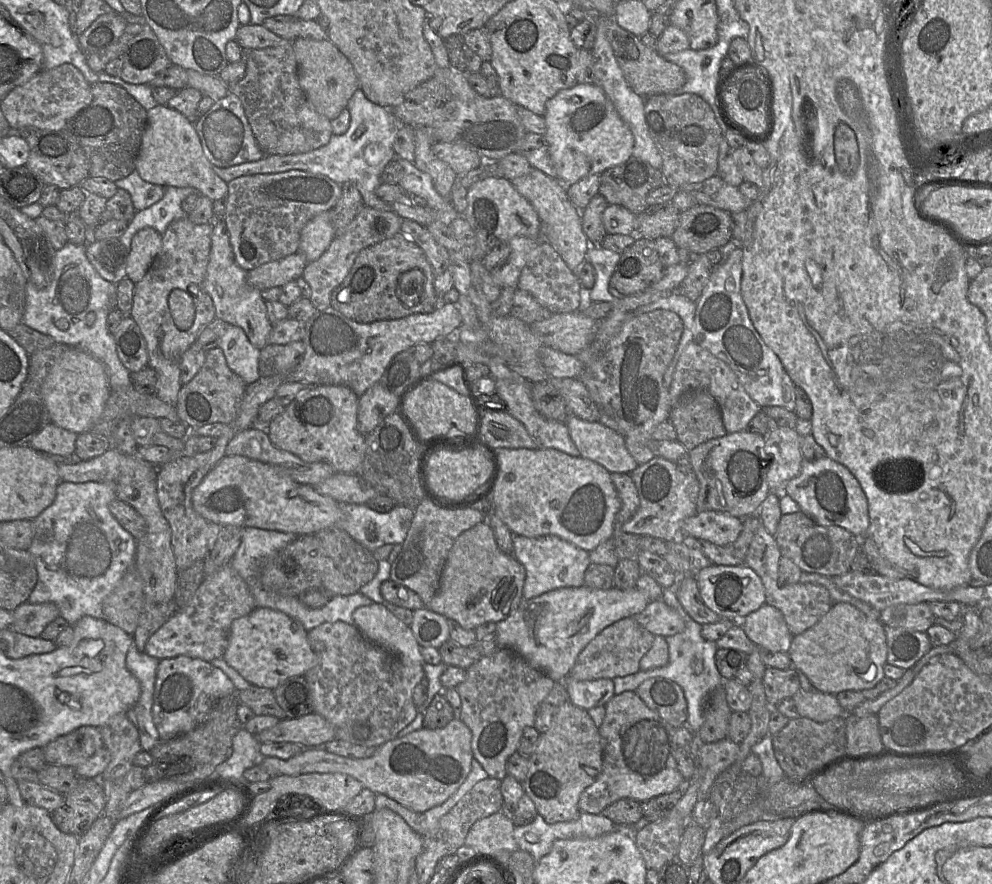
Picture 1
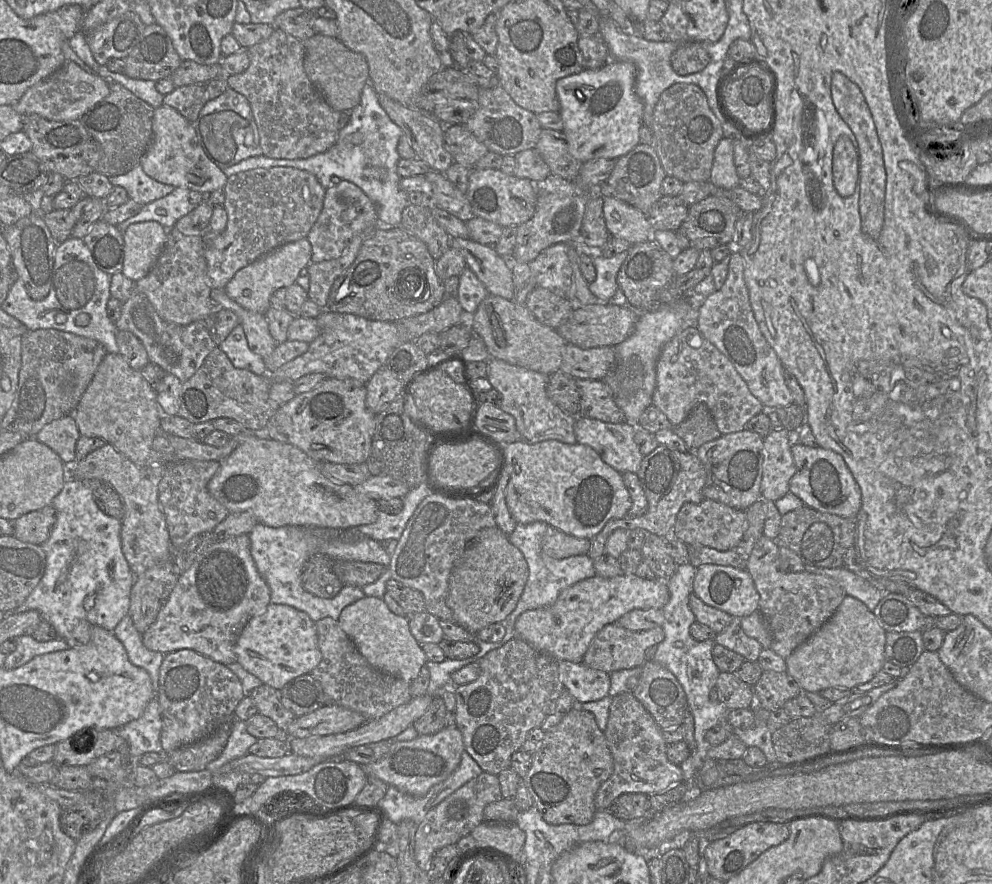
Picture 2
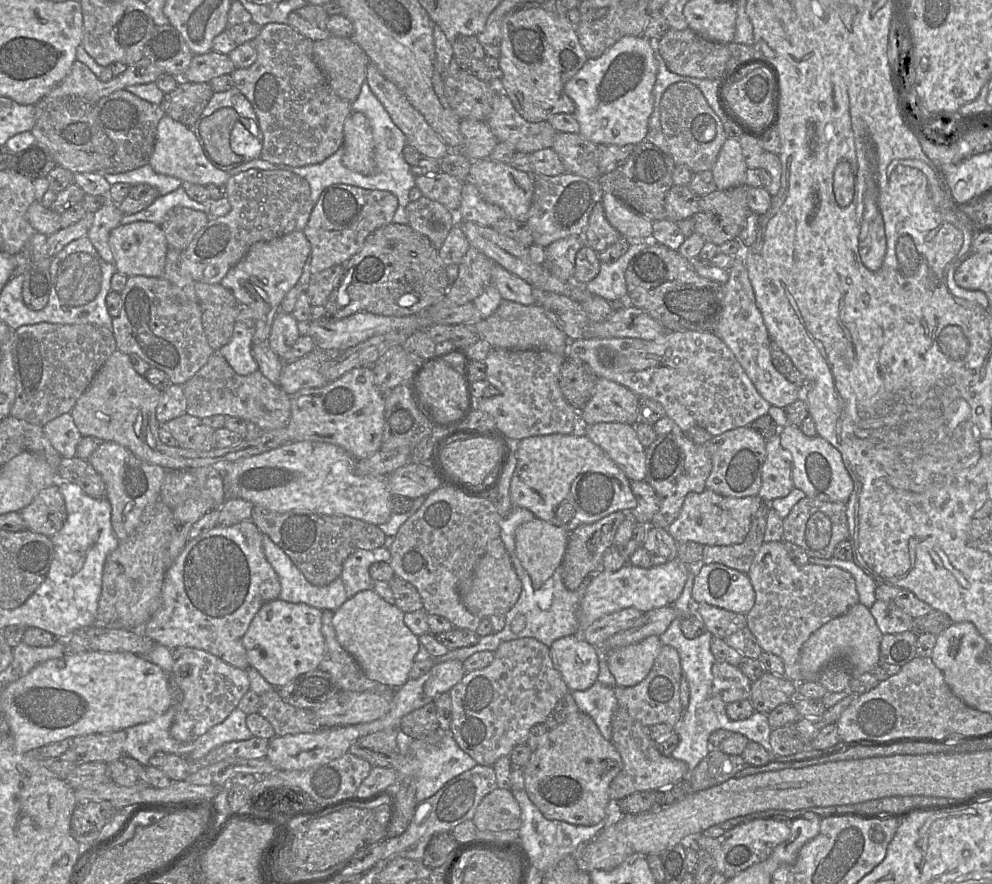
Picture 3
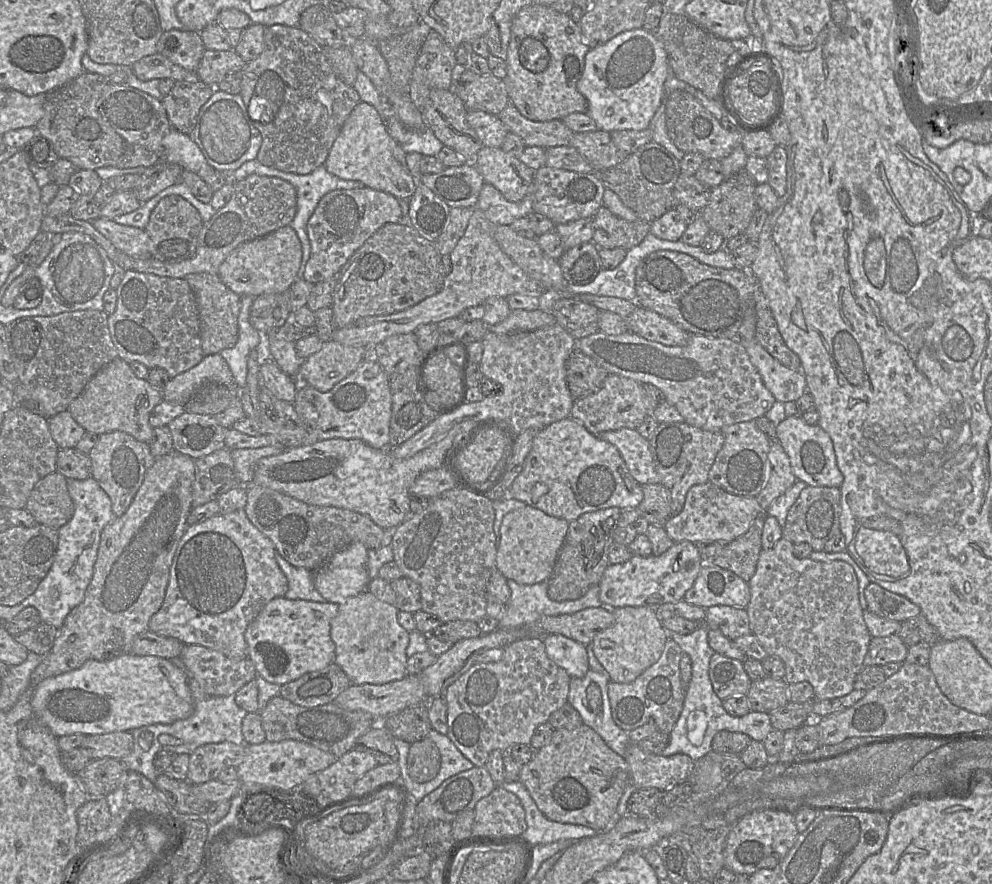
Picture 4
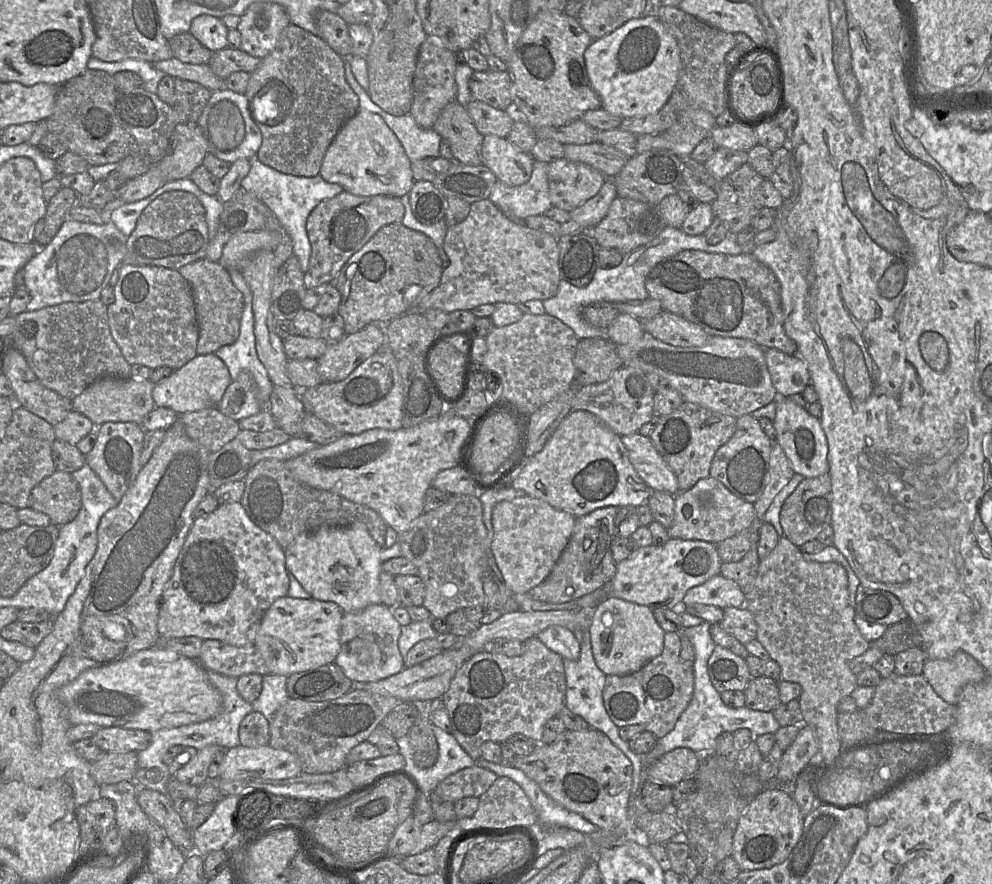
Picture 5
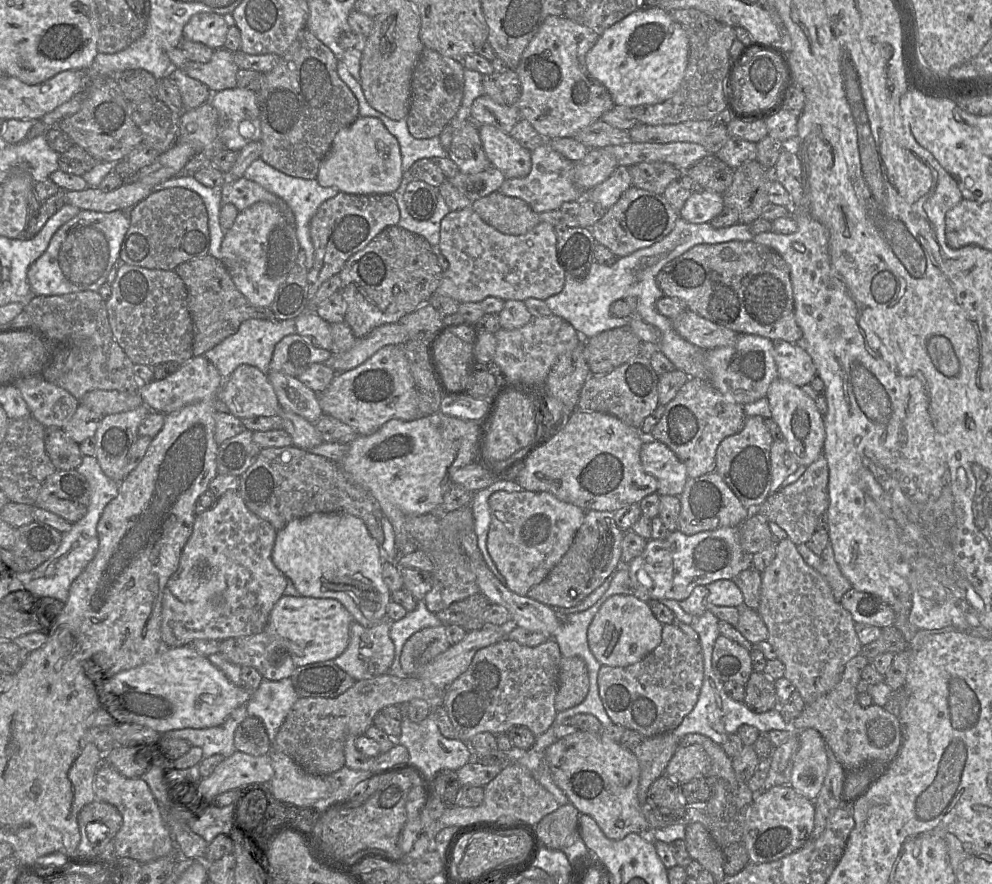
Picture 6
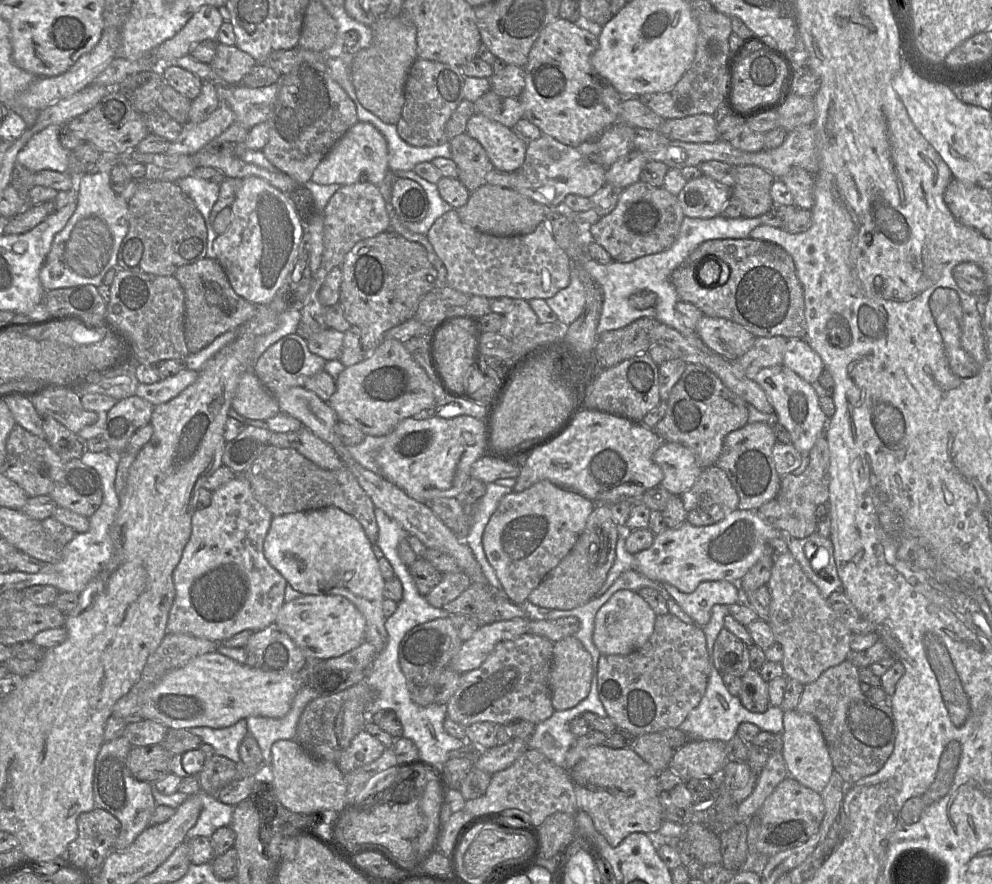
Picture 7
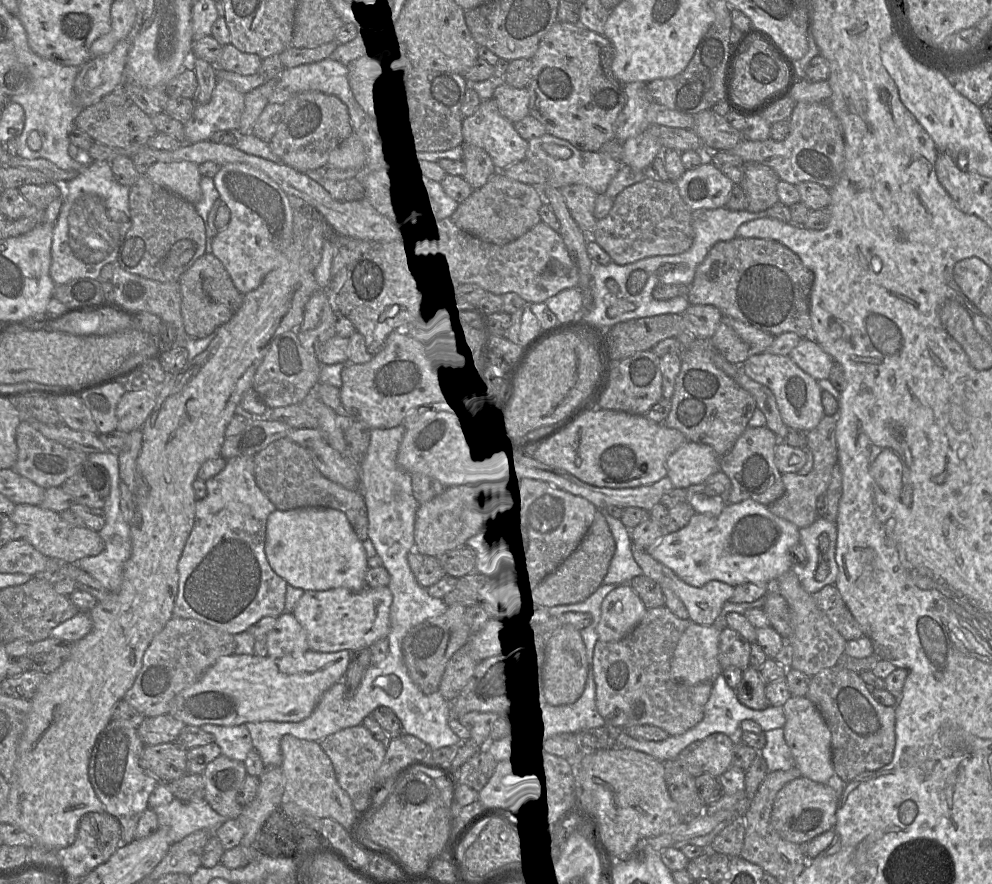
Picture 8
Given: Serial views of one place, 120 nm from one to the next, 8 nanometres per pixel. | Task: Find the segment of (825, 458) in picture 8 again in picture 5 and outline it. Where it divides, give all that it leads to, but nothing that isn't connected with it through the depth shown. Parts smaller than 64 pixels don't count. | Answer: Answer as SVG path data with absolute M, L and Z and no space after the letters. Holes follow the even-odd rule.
M829 473L814 478L804 478L785 500L780 511L780 523L784 536L797 547L817 539L820 532L831 524L831 520L832 485Z

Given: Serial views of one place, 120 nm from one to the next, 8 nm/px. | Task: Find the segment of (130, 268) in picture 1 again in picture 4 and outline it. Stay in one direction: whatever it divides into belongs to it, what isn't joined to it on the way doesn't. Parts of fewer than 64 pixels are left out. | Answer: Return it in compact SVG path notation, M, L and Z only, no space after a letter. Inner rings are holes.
M103 217L92 221L93 226L123 253L133 258L154 259L150 237L145 229L125 226Z

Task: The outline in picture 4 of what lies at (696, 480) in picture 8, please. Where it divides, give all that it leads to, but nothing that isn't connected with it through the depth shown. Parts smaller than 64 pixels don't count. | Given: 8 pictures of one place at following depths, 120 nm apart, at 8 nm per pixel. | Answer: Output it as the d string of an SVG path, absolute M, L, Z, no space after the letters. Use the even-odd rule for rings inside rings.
M621 428L594 435L618 449L630 474L641 486L660 484L649 441L642 437L636 429Z

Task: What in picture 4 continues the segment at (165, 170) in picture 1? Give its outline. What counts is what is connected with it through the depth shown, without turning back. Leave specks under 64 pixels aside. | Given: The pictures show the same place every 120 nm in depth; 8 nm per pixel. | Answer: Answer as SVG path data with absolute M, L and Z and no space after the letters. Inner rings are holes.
M171 128L162 140L162 160L178 164L184 170L192 171L200 177L214 173L198 145L187 134Z

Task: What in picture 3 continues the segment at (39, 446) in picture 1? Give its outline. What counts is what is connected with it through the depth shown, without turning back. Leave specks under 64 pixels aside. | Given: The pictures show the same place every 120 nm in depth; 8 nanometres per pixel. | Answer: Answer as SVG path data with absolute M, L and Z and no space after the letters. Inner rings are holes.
M64 413L43 426L44 433L63 458L76 456L76 447L82 438L70 413Z

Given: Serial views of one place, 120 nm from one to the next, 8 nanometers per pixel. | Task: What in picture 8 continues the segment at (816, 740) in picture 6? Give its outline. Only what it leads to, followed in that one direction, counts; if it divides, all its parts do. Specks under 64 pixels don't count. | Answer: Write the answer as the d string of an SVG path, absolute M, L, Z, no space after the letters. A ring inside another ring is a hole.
M791 696L783 705L786 722L784 738L801 775L819 783L830 783L835 771L832 764L831 732L816 706L806 696Z

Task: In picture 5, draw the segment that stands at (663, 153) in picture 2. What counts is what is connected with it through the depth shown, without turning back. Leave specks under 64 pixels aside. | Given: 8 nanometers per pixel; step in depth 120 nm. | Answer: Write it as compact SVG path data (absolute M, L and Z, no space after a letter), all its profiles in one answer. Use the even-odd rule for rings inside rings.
M735 121L729 127L714 126L708 137L714 141L717 148L722 147L735 151L748 152L758 144L755 128L744 126Z

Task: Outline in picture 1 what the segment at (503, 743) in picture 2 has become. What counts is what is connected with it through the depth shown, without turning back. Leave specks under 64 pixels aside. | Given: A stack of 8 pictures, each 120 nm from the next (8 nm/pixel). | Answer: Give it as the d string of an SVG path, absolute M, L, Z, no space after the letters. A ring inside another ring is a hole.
M504 647L466 669L465 680L456 687L461 699L460 719L471 730L473 756L488 776L502 780L507 775L507 759L518 751L524 729L534 727L537 709L554 684L553 679Z

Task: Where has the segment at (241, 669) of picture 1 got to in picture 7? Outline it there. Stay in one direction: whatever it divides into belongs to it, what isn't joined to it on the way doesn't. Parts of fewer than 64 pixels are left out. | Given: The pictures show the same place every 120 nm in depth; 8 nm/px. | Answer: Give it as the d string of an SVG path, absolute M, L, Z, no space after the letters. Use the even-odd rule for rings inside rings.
M303 595L284 602L274 622L300 647L307 660L341 656L366 638L364 616L342 595Z

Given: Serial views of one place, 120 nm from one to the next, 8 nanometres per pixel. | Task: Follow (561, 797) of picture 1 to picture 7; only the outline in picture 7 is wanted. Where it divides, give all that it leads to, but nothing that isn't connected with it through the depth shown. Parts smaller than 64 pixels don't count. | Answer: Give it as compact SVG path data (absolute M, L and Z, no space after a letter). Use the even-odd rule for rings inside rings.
M605 745L590 747L571 747L565 759L565 771L569 775L578 803L592 818L595 828L612 847L618 846L628 835L634 832L646 833L650 838L661 827L664 819L659 801L659 773L633 748L610 748Z

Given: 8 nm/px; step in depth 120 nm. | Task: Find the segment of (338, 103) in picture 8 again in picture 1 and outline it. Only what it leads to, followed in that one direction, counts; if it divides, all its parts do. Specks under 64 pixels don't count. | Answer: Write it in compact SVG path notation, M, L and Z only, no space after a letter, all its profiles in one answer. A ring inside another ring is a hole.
M293 43L245 51L245 58L245 75L228 92L240 99L264 156L307 153L327 145L333 135L331 120L311 106L300 87Z

